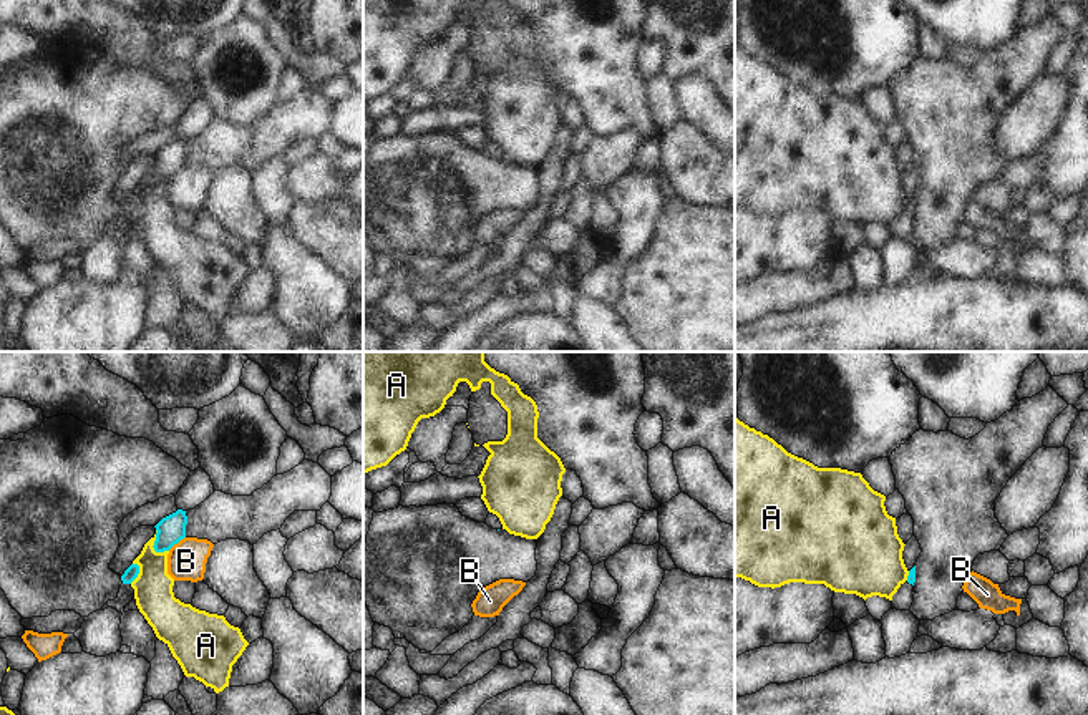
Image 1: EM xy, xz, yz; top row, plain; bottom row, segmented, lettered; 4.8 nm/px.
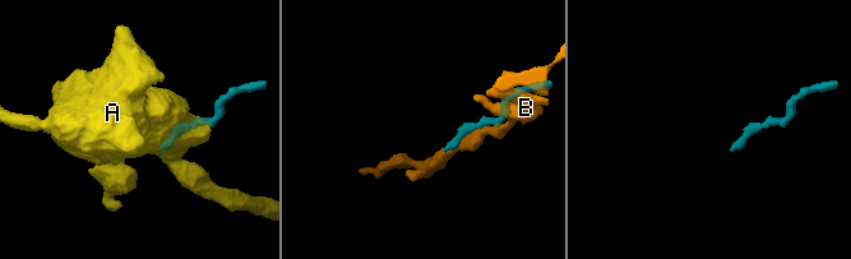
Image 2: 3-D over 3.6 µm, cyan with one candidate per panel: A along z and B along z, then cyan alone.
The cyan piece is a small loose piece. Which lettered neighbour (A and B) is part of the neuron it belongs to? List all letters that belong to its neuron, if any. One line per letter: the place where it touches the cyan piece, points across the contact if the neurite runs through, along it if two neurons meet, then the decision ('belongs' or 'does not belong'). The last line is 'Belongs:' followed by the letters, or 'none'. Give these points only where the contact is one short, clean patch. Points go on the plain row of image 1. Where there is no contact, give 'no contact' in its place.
A: contact xy (153, 175); border xy (156, 158), (153, 176), (156, 179), (168, 179); does not belong
B: contact xy (176, 171); border xy (184, 165), (168, 178); does not belong
Belongs: none

